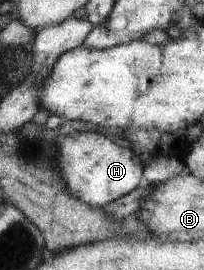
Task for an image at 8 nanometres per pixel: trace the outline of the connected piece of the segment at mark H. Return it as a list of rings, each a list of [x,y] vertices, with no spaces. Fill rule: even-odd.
[[[103,130],[98,131],[75,131],[59,139],[59,171],[62,177],[67,181],[67,186],[71,194],[78,199],[85,201],[94,207],[104,208],[107,203],[112,203],[116,199],[124,197],[134,191],[144,182],[144,166],[139,153],[132,148],[121,147],[118,143],[114,143]]]

